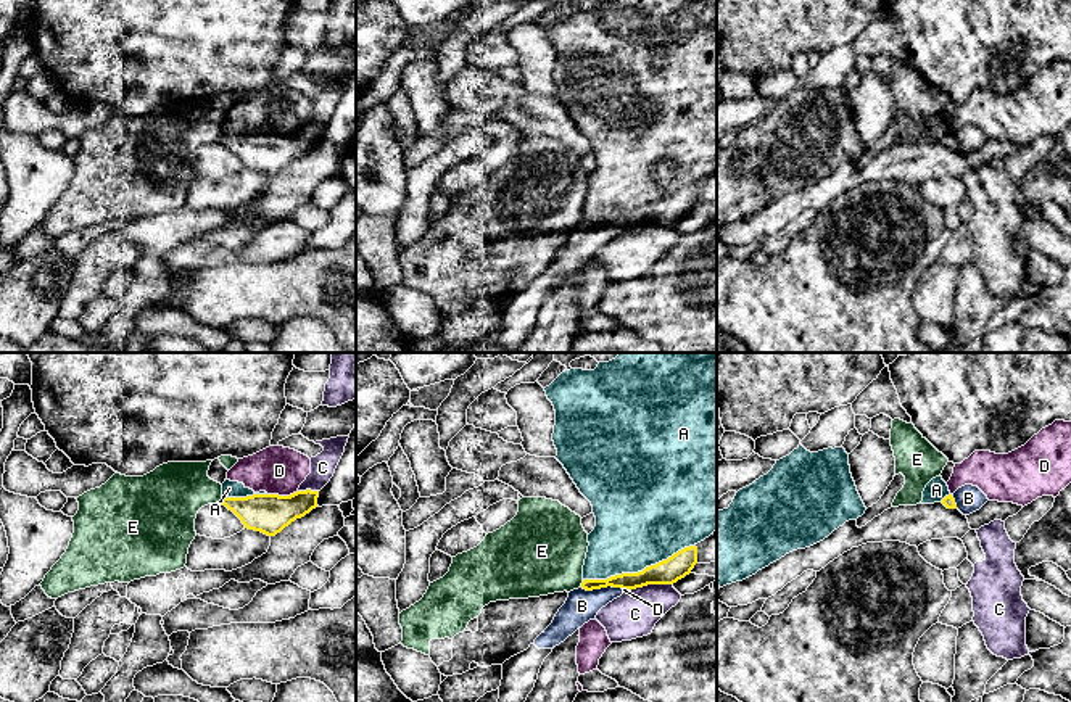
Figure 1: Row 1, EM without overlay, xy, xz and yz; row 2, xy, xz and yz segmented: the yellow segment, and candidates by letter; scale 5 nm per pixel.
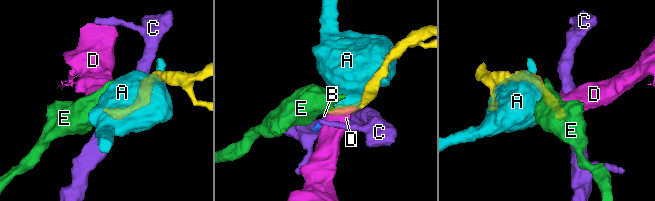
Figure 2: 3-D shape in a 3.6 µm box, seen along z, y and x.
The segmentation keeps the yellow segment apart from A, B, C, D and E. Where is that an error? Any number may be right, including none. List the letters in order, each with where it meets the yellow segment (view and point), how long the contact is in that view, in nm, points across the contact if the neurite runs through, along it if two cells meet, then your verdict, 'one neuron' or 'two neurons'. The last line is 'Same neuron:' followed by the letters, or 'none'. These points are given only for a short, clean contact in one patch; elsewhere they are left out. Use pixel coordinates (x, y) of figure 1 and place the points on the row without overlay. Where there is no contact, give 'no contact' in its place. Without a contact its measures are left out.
A: meets yellow in xz at (638, 211); contact 600 nm long; two neurons
B: meets yellow in xz at (603, 226); contact 200 nm long; runs through xz (651, 214), (603, 226), (582, 245); one neuron
C: meets yellow in xz at (651, 222); contact 220 nm long; border along xz (672, 222), (648, 222), (632, 229); two neurons
D: meets yellow in xy at (282, 136); contact 150 nm long; border along xy (297, 129), (289, 134), (268, 134); two neurons
E: meets yellow in xz at (582, 222); contact 40 nm long; border along xz (583, 219), (580, 226); two neurons
Same neuron: B

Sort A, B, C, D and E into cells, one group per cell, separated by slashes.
A D / B / C / E

